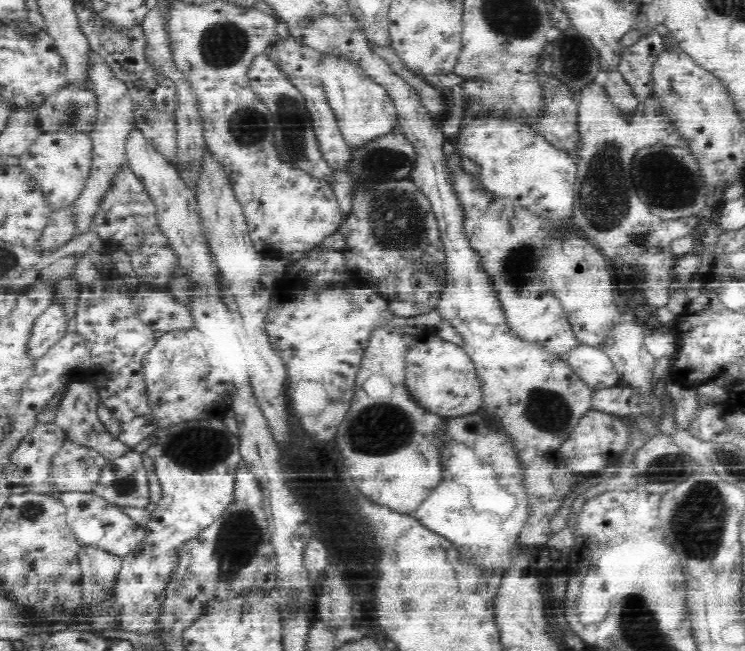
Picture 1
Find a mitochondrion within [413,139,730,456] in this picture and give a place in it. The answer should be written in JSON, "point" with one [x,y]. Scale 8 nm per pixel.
{"point":[667,181]}

